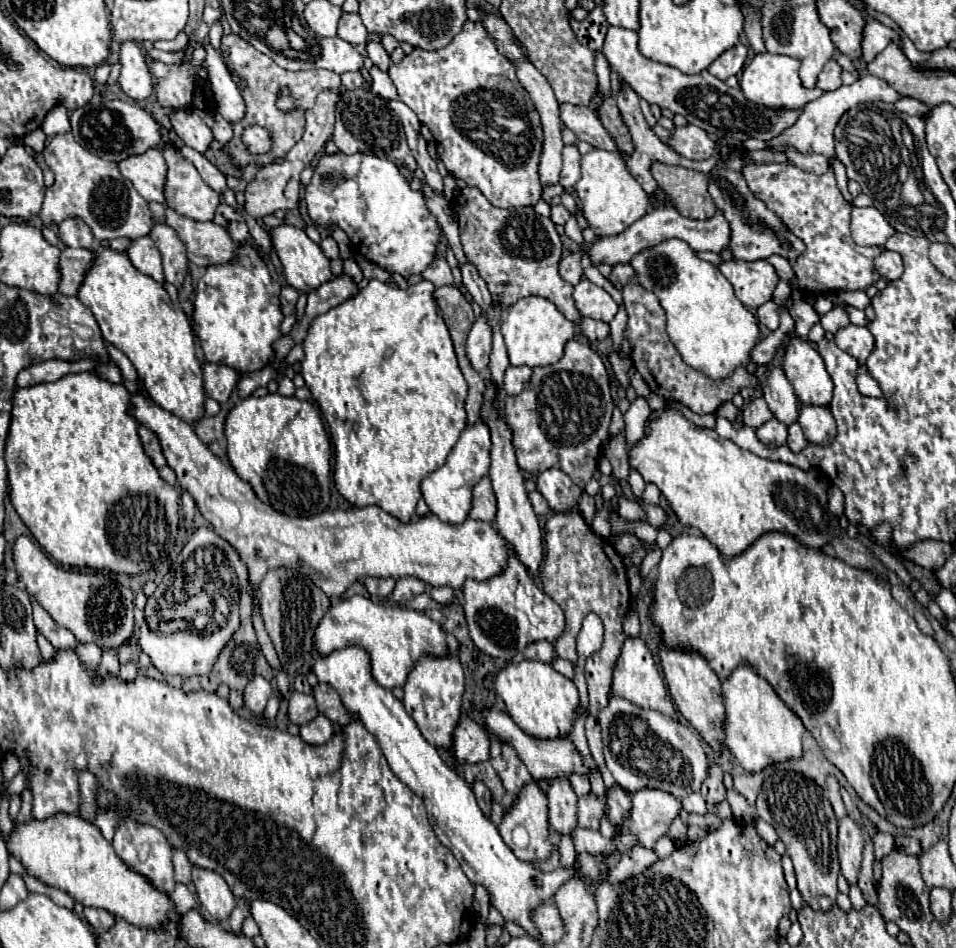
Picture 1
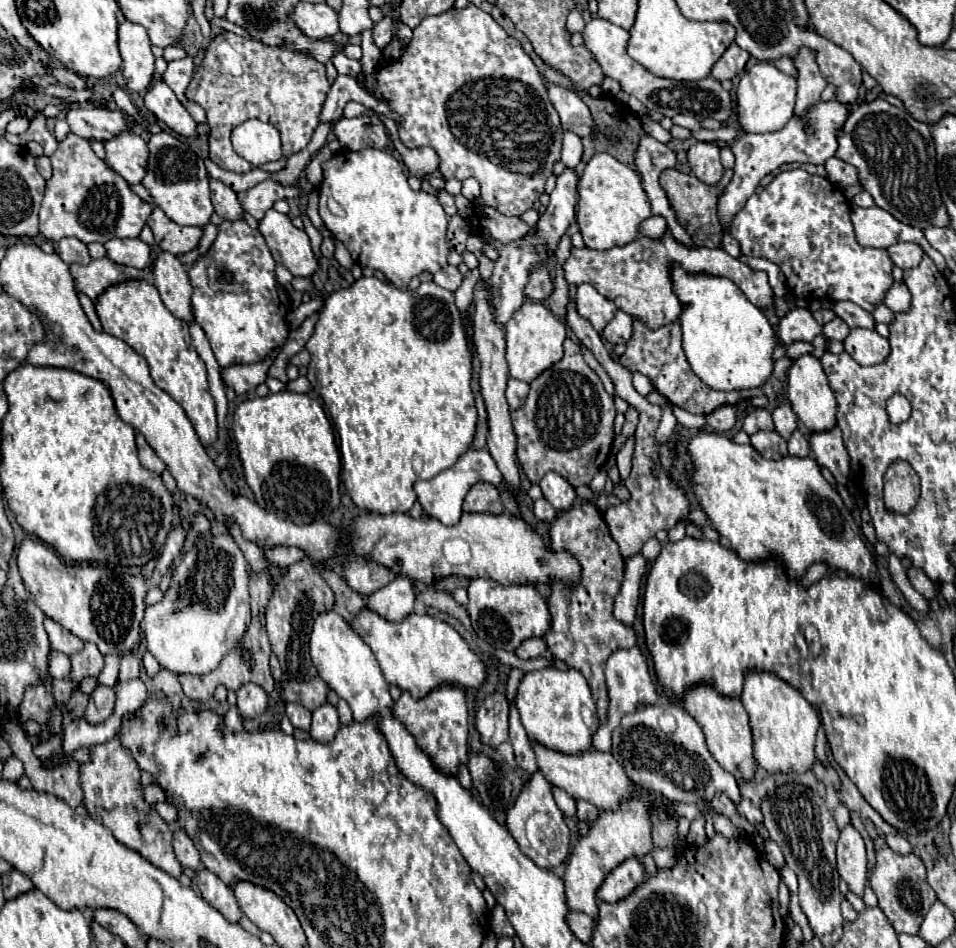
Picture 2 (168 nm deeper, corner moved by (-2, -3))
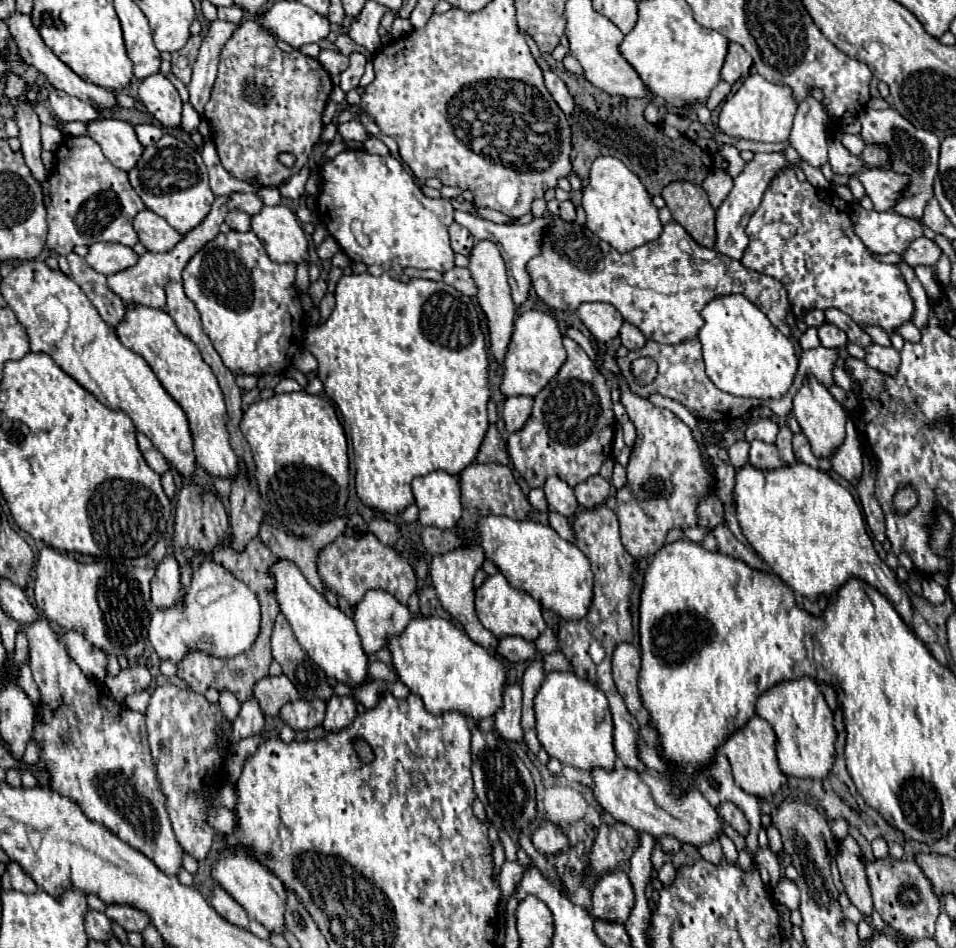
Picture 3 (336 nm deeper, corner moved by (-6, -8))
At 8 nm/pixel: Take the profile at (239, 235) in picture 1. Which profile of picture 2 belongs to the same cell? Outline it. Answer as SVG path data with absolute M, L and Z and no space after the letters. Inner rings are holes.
M224 221L218 227L218 235L210 249L196 259L196 263L188 269L190 283L194 287L192 293L192 311L196 323L204 329L210 347L220 363L220 367L232 367L232 365L248 365L264 361L272 349L282 347L282 343L288 337L288 325L286 325L286 313L290 307L290 299L284 291L284 287L276 279L276 261L272 259L264 237L258 229L250 229L246 221Z

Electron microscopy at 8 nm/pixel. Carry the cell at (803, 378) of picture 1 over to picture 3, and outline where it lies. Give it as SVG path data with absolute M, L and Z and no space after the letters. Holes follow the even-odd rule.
M812 374L804 378L804 386L798 390L796 398L794 398L794 408L792 408L792 416L798 420L804 436L808 438L812 452L818 458L830 458L832 452L844 442L844 426L848 420L848 412L842 408L842 404L828 392L828 388L824 384L820 384Z

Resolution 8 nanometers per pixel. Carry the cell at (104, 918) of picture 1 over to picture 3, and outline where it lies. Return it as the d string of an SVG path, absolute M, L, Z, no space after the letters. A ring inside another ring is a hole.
M112 904L106 908L106 916L114 922L118 922L126 932L142 932L150 920L144 912L132 908L132 906L120 906L120 904Z

